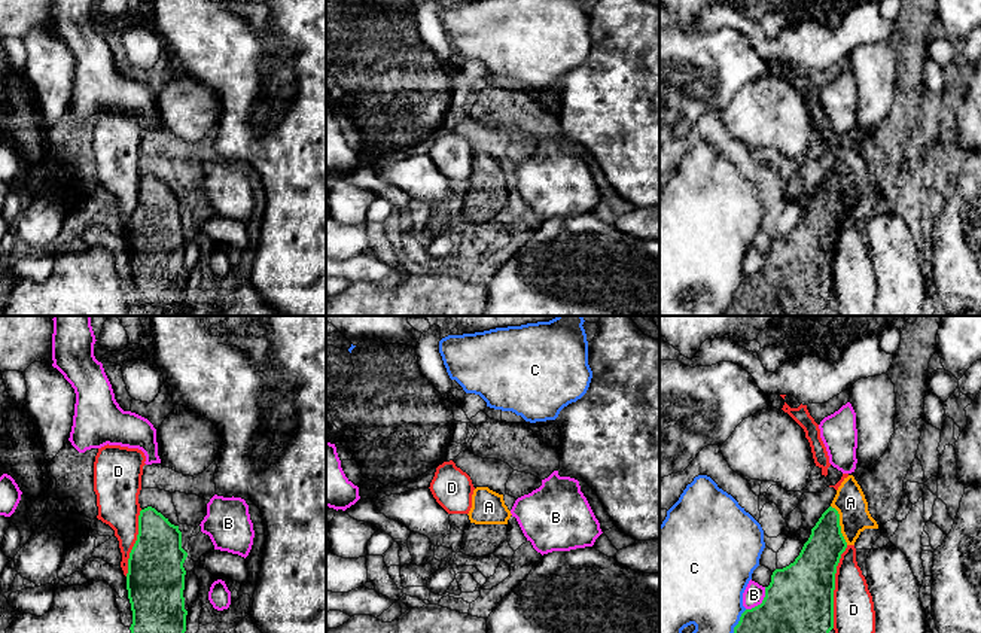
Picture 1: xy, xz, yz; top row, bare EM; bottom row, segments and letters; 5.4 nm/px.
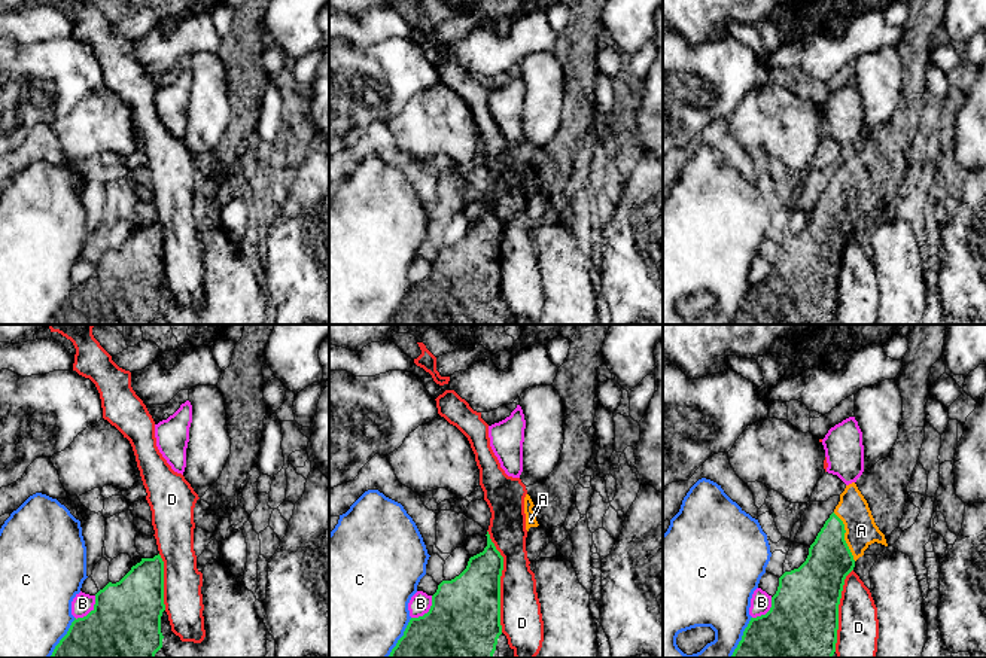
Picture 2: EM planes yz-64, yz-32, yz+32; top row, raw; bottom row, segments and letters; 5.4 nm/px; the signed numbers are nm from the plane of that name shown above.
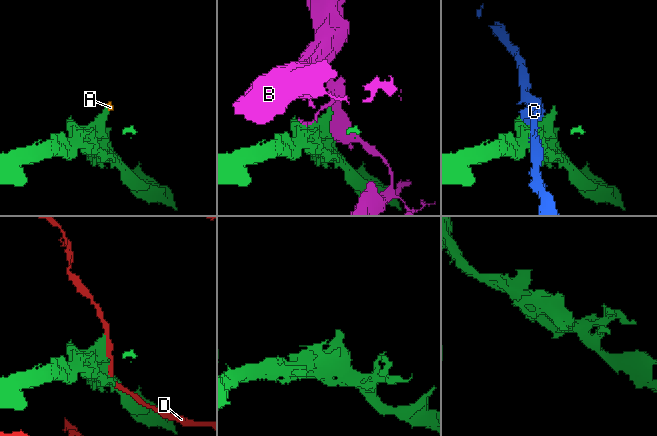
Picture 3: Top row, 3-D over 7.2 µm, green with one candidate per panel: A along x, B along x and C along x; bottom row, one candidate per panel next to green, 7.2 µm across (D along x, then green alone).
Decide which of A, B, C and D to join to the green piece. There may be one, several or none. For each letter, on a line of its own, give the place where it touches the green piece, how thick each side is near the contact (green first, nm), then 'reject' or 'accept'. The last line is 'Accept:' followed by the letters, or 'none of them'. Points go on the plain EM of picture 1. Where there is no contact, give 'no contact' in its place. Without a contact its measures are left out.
A: contact yz (838, 191); calibres 220 and 170 nm; accept
B: contact yz (762, 268); calibres 500 and 120 nm; reject
C: contact yz (734, 295); calibres 500 and 380 nm; reject
D: contact yz (834, 253); calibres 400 and 220 nm; reject
Accept: A

